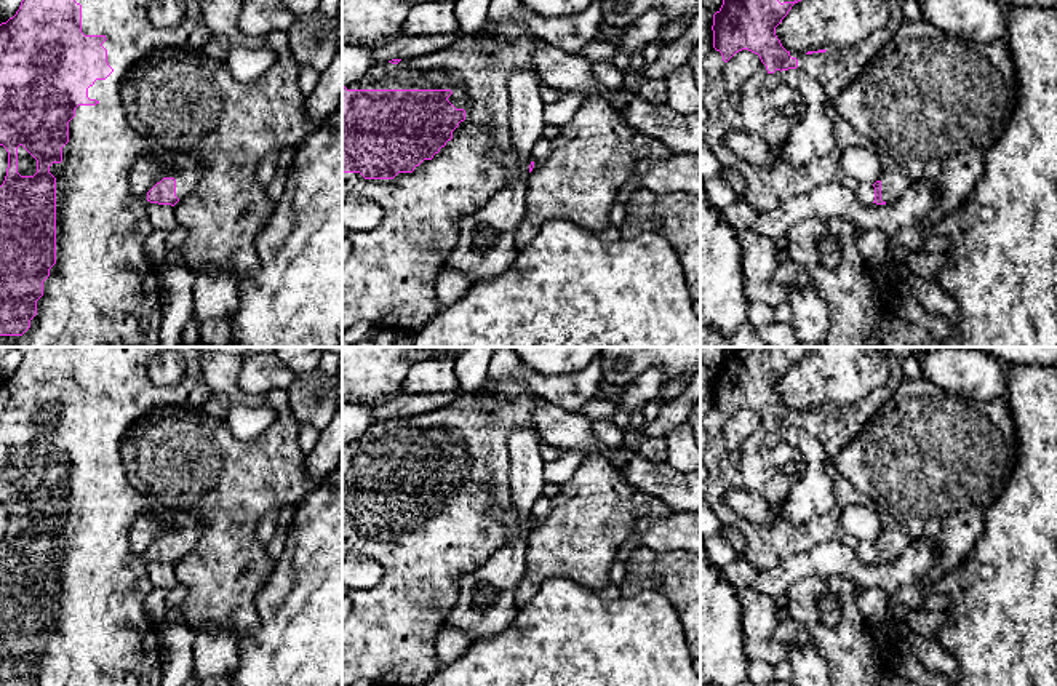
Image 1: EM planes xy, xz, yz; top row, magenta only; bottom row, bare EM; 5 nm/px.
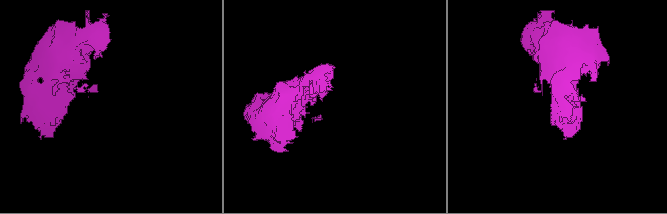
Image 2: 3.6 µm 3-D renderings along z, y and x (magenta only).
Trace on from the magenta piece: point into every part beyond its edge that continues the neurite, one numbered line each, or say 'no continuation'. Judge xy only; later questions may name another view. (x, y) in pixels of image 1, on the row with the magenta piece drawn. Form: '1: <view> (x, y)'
1: xy (103, 283)

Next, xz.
1: xz (389, 279)

